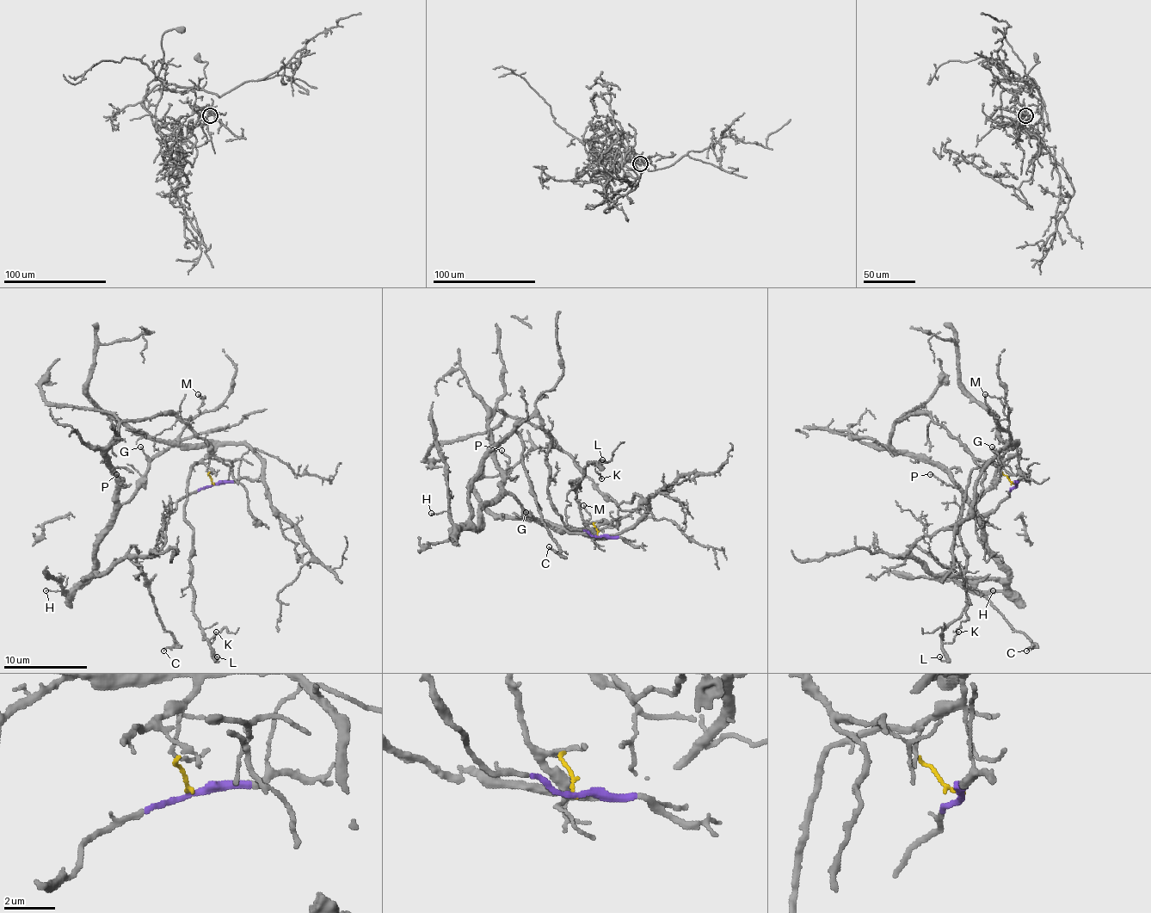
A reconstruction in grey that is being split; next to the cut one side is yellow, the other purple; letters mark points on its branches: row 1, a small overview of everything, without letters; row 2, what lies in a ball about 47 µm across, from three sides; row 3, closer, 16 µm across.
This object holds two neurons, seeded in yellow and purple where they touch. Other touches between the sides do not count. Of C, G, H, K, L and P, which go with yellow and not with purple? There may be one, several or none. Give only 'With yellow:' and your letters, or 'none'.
With yellow: K, L

